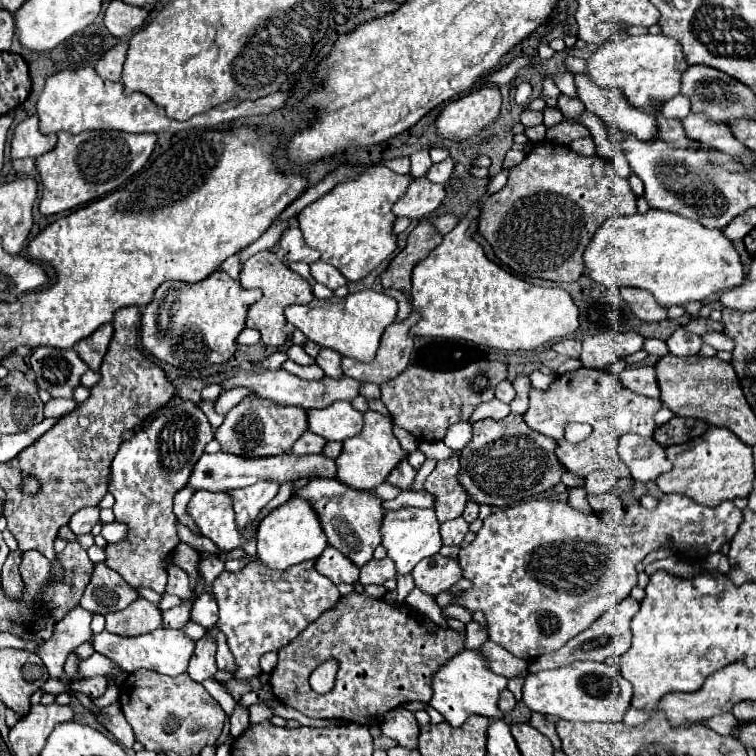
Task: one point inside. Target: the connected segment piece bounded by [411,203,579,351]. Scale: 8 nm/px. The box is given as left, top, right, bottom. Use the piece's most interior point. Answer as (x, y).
(457, 291)

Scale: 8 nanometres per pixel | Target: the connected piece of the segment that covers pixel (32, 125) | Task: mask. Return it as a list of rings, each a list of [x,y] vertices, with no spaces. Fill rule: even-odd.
[[[31,115],[25,121],[21,121],[13,131],[11,157],[13,159],[23,159],[23,157],[35,159],[35,157],[51,151],[55,147],[55,143],[57,143],[57,135],[55,133],[43,135],[39,131],[37,115]]]

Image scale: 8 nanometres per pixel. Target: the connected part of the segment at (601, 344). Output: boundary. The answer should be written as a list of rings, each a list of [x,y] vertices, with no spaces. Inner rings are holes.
[[[605,331],[601,335],[585,337],[581,363],[583,363],[583,367],[603,369],[603,367],[611,365],[613,359],[627,357],[627,355],[643,349],[643,341],[645,339],[633,331],[627,331],[627,333]]]

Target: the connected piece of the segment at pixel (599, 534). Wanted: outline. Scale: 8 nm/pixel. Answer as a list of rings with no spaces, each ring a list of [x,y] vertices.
[[[677,493],[663,495],[655,509],[645,509],[639,501],[621,501],[617,507],[593,513],[583,513],[571,507],[569,501],[555,501],[547,497],[522,501],[515,507],[495,509],[487,519],[483,519],[483,527],[479,529],[475,541],[459,551],[463,577],[469,579],[473,587],[459,593],[451,603],[465,609],[469,603],[469,611],[483,611],[491,639],[511,655],[531,661],[539,655],[561,649],[569,639],[599,619],[603,611],[623,601],[637,585],[639,573],[635,565],[651,551],[669,547],[687,559],[697,561],[701,553],[703,559],[707,559],[711,553],[717,553],[723,543],[733,539],[739,525],[741,511],[733,505],[733,501],[723,501],[717,507],[705,507]]]

